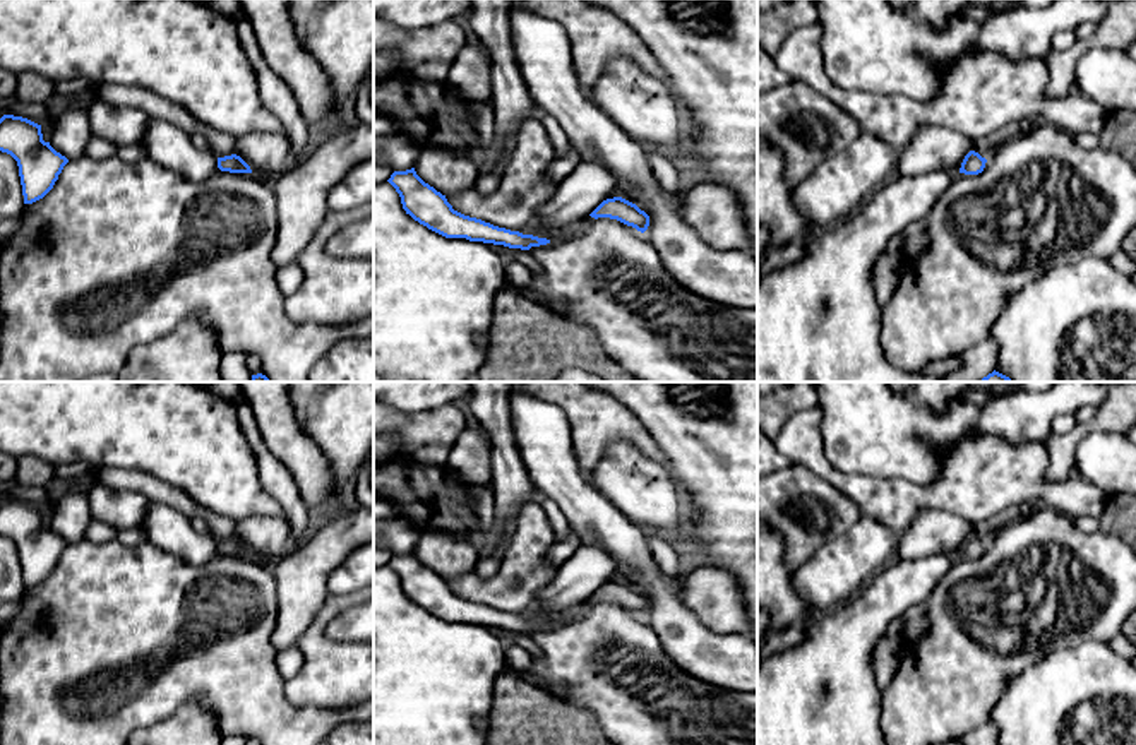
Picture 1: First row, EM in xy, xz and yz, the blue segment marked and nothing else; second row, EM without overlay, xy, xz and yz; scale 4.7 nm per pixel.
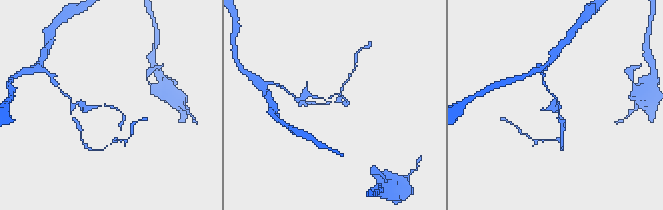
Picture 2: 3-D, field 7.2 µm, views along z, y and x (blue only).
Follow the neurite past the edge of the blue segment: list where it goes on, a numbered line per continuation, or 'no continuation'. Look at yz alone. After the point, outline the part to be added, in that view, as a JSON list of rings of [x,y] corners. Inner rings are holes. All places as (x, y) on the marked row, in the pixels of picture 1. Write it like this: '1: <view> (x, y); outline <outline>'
no continuation

